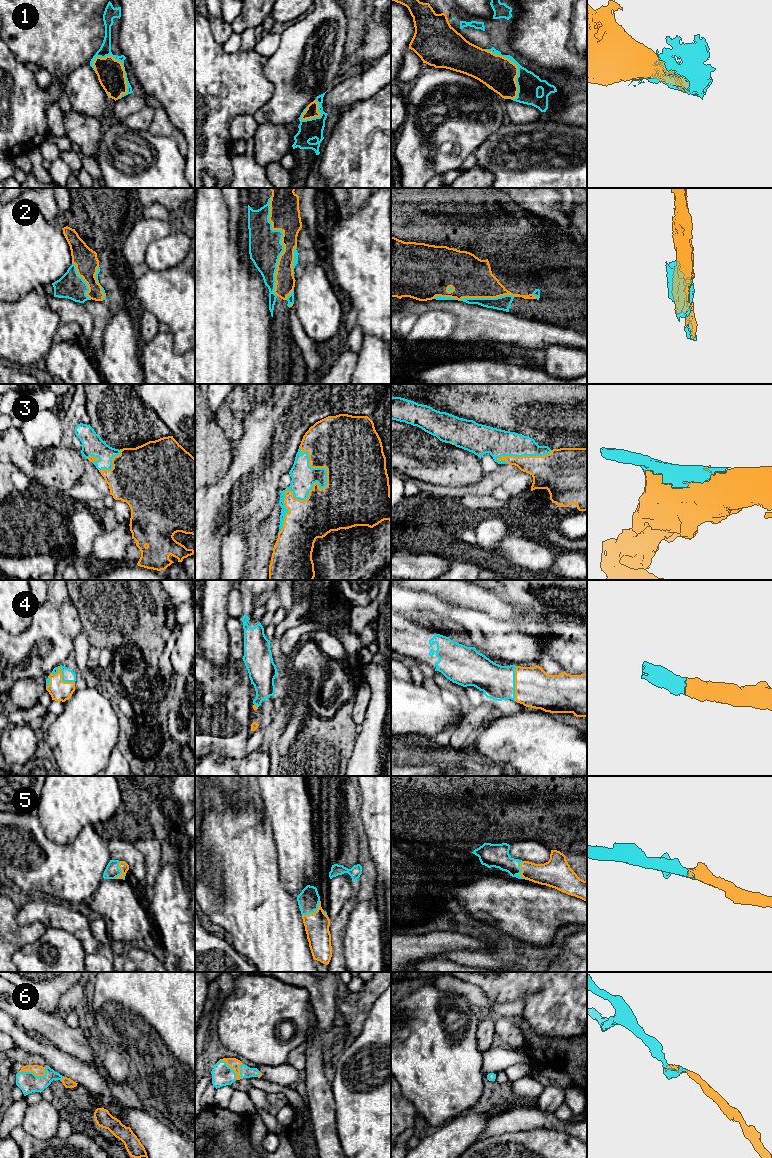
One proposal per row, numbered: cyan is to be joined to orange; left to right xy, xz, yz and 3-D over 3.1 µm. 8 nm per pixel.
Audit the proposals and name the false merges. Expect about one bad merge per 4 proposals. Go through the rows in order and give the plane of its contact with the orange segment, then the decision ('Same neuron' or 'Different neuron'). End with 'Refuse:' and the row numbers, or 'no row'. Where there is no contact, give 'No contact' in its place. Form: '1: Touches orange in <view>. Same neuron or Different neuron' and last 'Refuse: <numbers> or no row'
1: Touches orange in xy. Same neuron
2: Touches orange in xz. Same neuron
3: Touches orange in xz. Same neuron
4: Touches orange in xy. Same neuron
5: Touches orange in xz. Same neuron
6: Touches orange in xy. Same neuron
Refuse: no row

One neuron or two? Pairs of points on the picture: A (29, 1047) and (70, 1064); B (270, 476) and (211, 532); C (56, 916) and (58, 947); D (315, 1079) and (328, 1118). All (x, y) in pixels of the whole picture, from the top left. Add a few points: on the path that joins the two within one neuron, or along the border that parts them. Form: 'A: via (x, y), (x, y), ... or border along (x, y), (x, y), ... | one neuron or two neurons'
A: via (39, 1048), (48, 1051), (60, 1062) | one neuron
B: via (254, 492), (232, 514), (231, 521), (227, 523) | one neuron
C: border along (46, 928), (64, 929), (78, 940) | two neurons
D: via (319, 1089), (322, 1108) | one neuron

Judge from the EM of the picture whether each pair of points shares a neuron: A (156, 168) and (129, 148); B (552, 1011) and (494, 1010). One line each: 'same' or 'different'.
A: same
B: different

